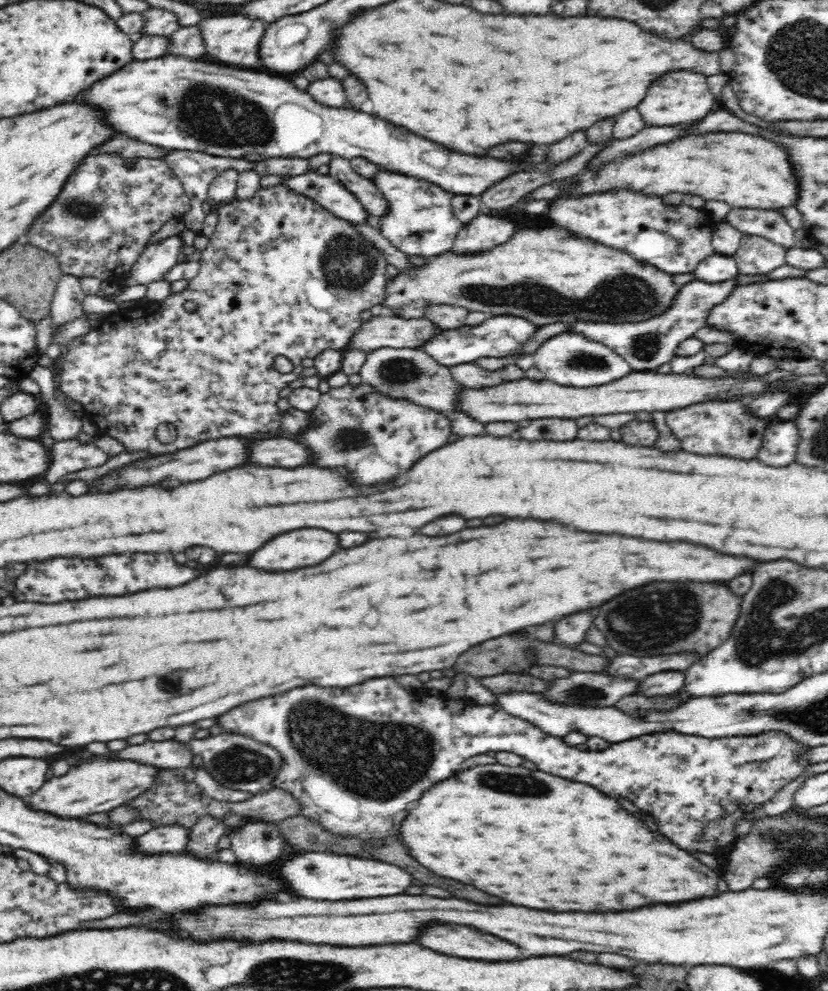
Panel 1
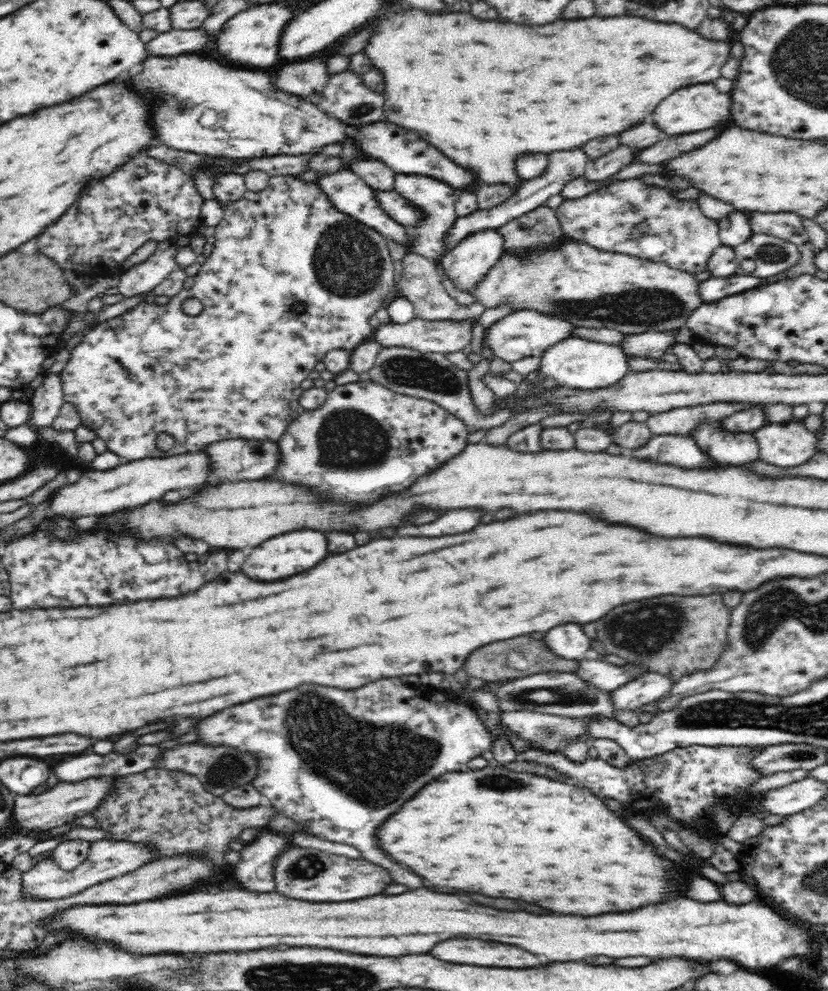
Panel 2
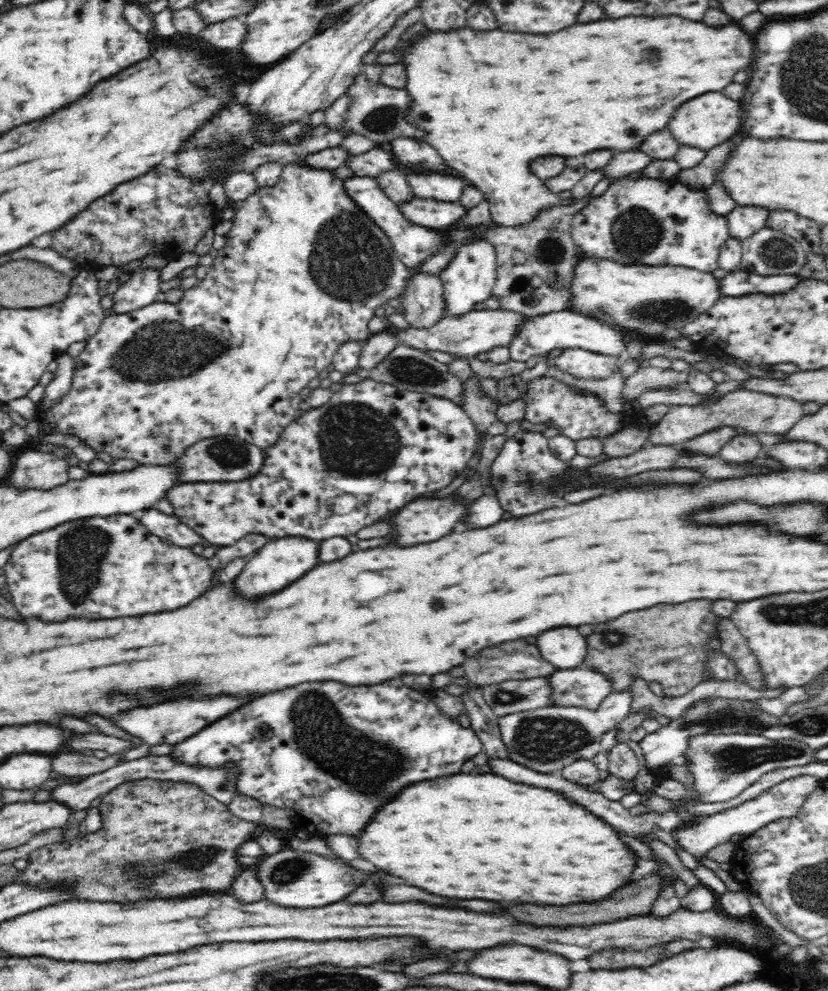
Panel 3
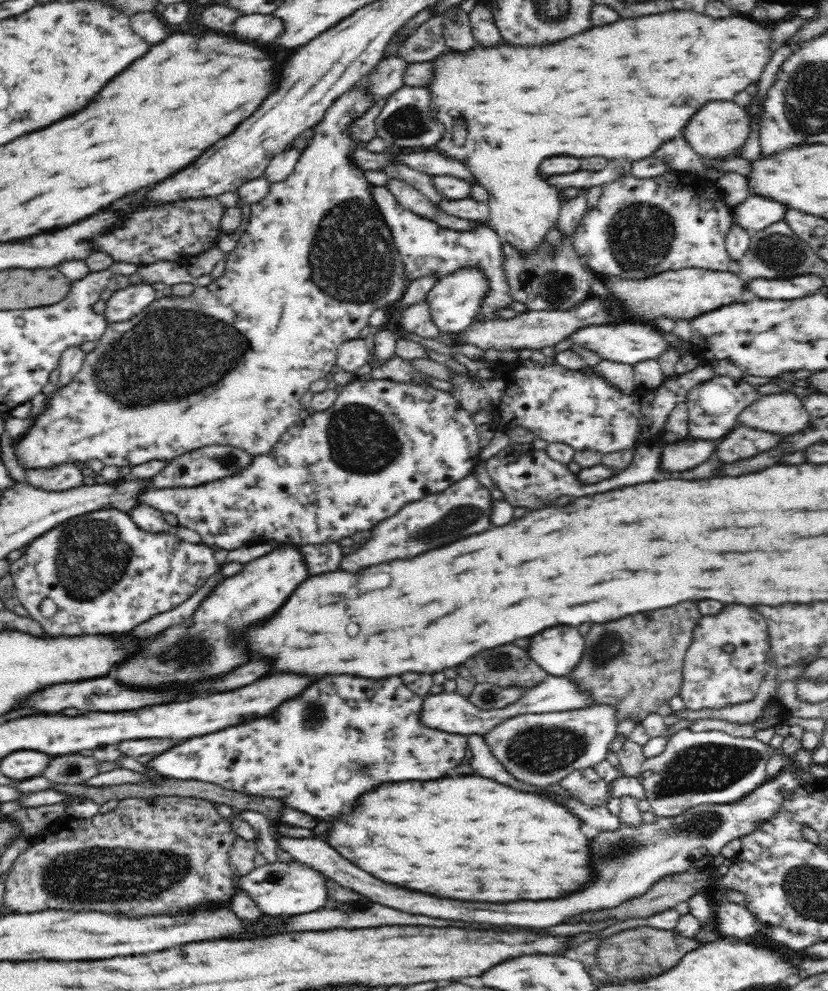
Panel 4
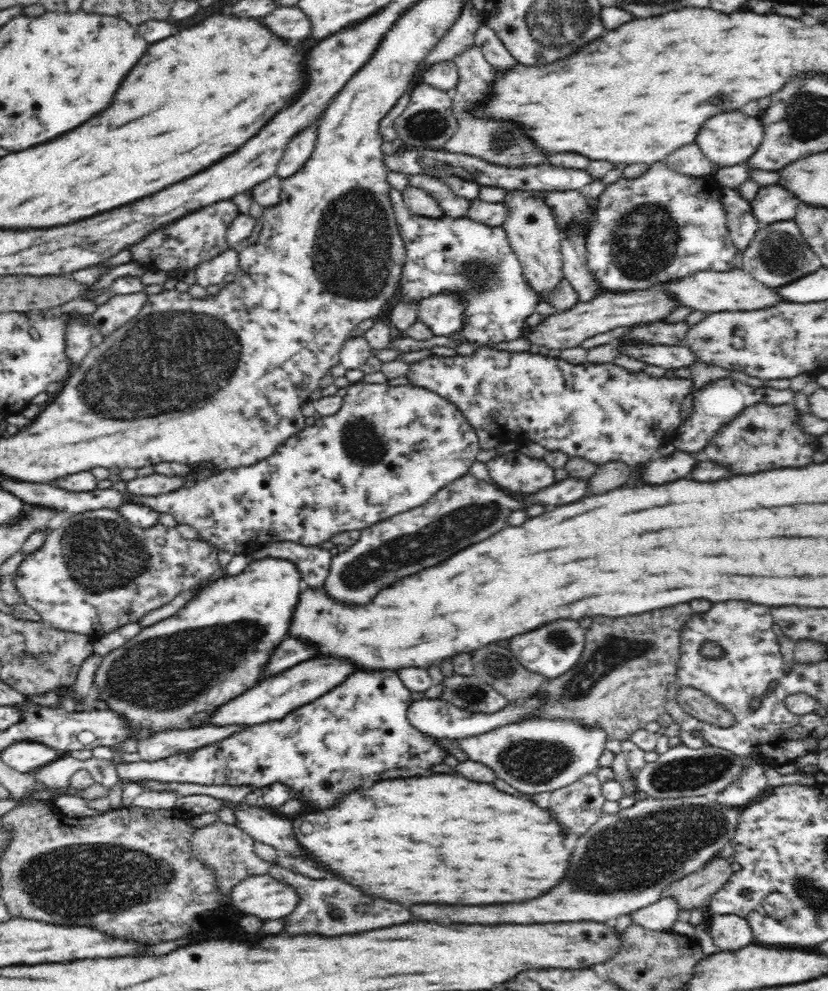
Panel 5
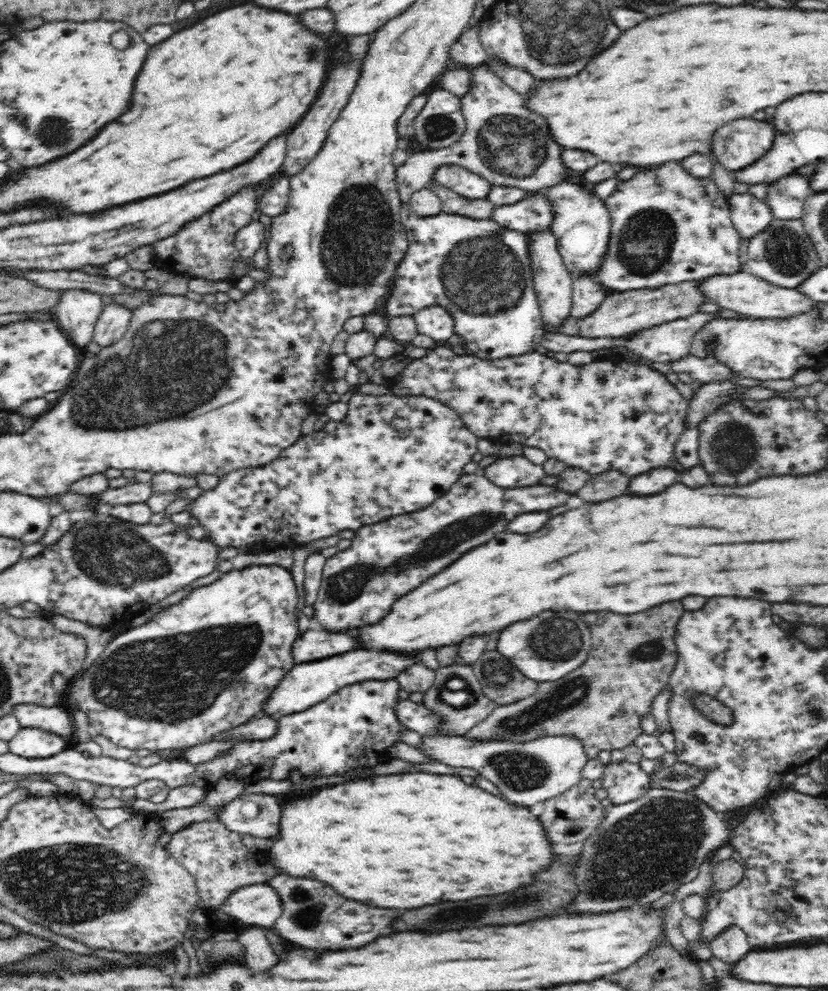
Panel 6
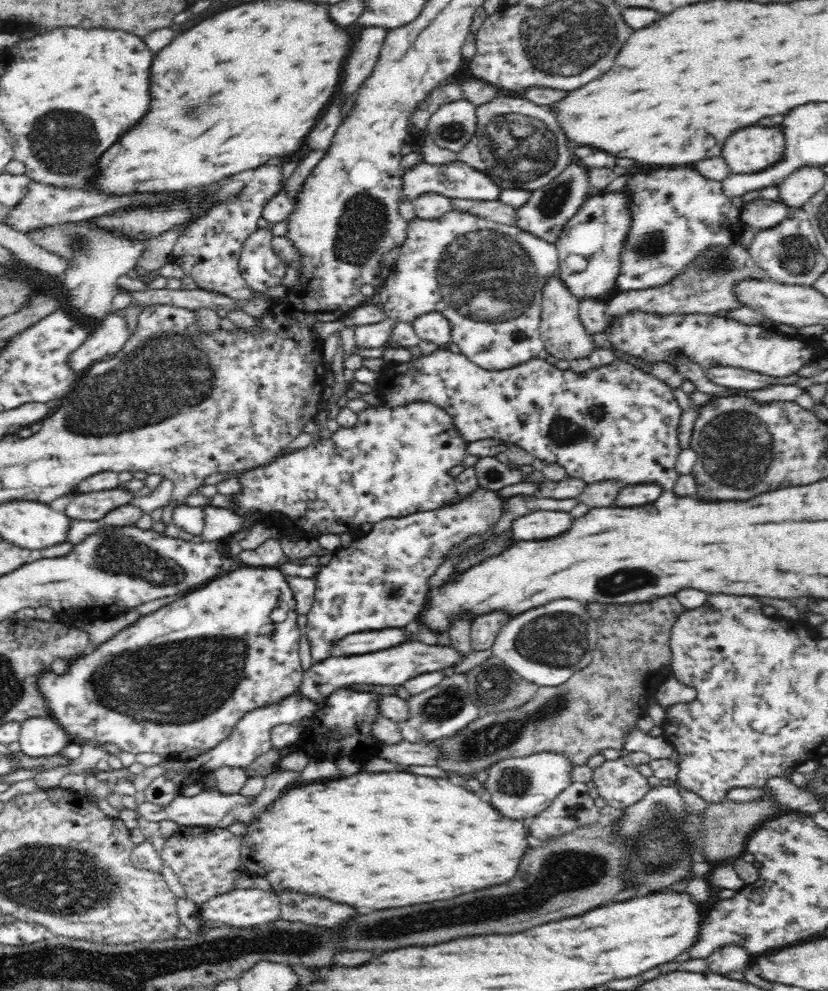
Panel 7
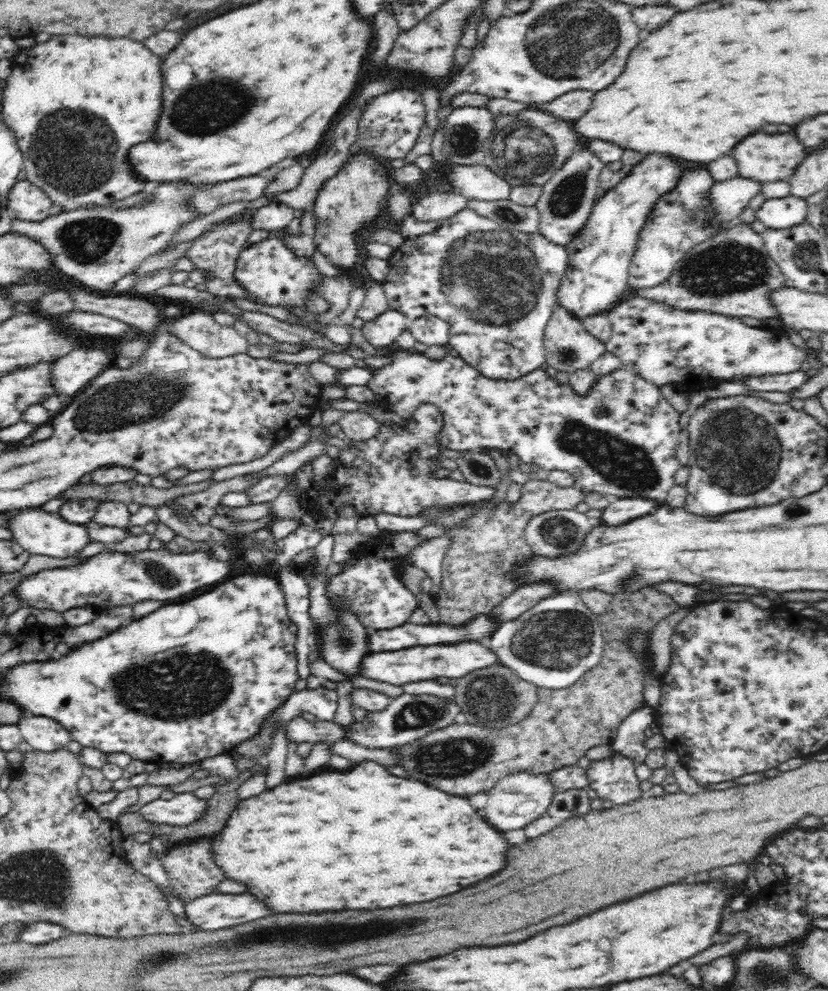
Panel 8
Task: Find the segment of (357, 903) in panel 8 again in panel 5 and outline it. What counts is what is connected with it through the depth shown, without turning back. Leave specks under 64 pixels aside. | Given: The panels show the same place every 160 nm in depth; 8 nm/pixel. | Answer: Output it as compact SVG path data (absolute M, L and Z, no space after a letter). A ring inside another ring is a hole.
M434 774L428 778L406 778L406 780L394 780L394 782L382 780L374 784L372 788L358 788L350 792L350 796L342 796L336 806L306 812L306 822L312 824L312 830L306 836L300 834L300 824L304 822L304 816L298 814L294 818L296 818L296 830L294 830L296 840L304 842L306 838L306 854L312 856L314 862L322 860L322 864L316 864L318 868L360 888L368 896L378 896L378 898L400 902L400 904L494 904L494 902L514 902L524 898L526 900L536 898L542 892L556 886L566 876L568 860L570 860L570 852L562 844L564 842L564 836L560 834L562 830L558 822L546 810L538 808L534 802L526 802L522 798L514 798L510 794L498 792L492 784L472 782L456 774Z

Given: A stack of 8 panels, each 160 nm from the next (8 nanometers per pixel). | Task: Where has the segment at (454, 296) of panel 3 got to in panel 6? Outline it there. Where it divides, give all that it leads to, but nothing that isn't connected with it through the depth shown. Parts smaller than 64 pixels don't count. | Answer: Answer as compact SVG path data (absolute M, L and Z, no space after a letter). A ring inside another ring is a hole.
M441 306L423 308L414 316L417 331L436 342L448 341L454 335L454 319Z

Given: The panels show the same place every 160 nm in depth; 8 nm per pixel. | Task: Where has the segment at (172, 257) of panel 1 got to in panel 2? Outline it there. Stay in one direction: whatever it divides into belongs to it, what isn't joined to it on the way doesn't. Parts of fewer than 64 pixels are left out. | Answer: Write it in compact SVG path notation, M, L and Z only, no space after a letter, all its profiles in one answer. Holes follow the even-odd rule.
M160 242L156 251L145 262L138 264L120 275L117 286L122 300L140 296L144 298L166 278L170 272L178 270L176 258L177 246L171 242Z

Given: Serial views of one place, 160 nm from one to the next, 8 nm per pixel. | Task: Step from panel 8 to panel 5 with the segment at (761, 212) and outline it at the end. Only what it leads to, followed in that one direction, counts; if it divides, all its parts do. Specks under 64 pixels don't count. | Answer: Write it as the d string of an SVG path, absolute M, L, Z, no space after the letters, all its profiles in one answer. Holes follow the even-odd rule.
M723 187L721 203L732 243L738 250L743 250L752 243L762 224L754 216L751 201L742 198L737 189Z

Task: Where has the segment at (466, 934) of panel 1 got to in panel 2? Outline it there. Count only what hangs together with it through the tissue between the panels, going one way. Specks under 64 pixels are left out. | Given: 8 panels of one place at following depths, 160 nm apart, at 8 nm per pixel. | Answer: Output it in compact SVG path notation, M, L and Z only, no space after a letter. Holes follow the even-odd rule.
M446 940L444 944L438 944L432 954L436 952L438 960L452 962L452 964L472 964L472 966L490 966L490 968L534 968L542 966L538 956L516 948L508 944L488 944L482 940Z

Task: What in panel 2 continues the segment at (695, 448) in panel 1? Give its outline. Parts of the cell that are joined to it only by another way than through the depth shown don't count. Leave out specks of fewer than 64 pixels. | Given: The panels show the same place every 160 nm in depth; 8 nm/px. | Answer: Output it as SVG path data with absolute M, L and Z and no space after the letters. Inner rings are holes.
M720 422L700 425L691 437L695 443L722 464L746 464L758 458L758 443L752 433L720 431Z

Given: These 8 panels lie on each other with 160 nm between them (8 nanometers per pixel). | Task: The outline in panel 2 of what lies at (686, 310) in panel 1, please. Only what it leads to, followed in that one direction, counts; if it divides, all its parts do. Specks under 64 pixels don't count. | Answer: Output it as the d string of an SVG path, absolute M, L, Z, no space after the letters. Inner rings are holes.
M750 274L710 277L702 281L699 291L703 302L714 302L725 296L740 294L741 292L766 285L764 278L758 278ZM674 331L627 335L623 344L623 353L642 358L661 358L675 345L672 334Z

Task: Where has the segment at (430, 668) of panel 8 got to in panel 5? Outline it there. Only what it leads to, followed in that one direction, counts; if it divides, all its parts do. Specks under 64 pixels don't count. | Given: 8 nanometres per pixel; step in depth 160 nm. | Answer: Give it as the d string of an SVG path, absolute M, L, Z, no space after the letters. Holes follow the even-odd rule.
M320 656L308 662L300 662L268 680L252 688L250 692L242 694L238 700L227 702L226 706L218 709L218 712L210 718L211 726L227 726L232 724L240 725L260 725L263 723L277 722L283 720L297 708L319 699L327 692L330 692L334 686L342 684L348 676L358 672L360 668L350 664L348 660L342 658L332 658L332 656Z

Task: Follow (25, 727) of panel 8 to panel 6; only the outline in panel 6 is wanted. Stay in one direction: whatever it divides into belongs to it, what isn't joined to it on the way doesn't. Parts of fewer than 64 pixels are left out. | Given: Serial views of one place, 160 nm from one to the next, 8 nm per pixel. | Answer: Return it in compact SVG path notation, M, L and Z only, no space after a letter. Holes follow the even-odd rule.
M32 727L21 728L8 744L12 754L24 758L48 758L71 747L63 736Z

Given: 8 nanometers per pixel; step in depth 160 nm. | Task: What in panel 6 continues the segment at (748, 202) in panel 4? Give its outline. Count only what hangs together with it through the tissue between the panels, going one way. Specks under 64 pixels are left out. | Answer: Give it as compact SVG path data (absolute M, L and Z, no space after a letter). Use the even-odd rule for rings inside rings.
M791 173L769 185L765 202L774 219L796 220L804 215L804 200L812 194L806 175Z

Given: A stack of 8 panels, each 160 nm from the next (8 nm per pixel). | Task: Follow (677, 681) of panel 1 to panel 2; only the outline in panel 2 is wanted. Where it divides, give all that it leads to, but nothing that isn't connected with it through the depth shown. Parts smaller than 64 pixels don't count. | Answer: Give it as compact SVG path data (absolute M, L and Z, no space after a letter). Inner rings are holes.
M646 671L639 674L610 693L610 703L615 712L639 709L643 704L654 702L672 690L672 681L667 676Z

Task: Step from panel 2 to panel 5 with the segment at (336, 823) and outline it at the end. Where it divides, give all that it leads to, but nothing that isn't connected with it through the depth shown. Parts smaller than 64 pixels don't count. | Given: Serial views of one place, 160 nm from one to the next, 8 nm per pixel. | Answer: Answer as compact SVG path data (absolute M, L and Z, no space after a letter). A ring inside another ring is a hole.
M394 670L382 672L356 672L344 684L336 686L319 699L297 708L283 720L252 725L242 732L233 734L223 741L203 746L189 753L176 753L174 756L152 762L138 761L114 763L121 782L138 783L143 780L156 780L164 783L200 784L206 786L255 786L261 789L269 784L280 783L288 786L294 793L302 792L302 800L312 808L332 806L344 792L358 788L362 778L386 780L386 778L406 778L422 776L430 772L430 766L440 764L446 750L436 745L435 738L424 735L407 720L407 708L412 704L411 692L400 682ZM322 782L330 782L330 790L322 788ZM340 784L340 786L338 786Z

